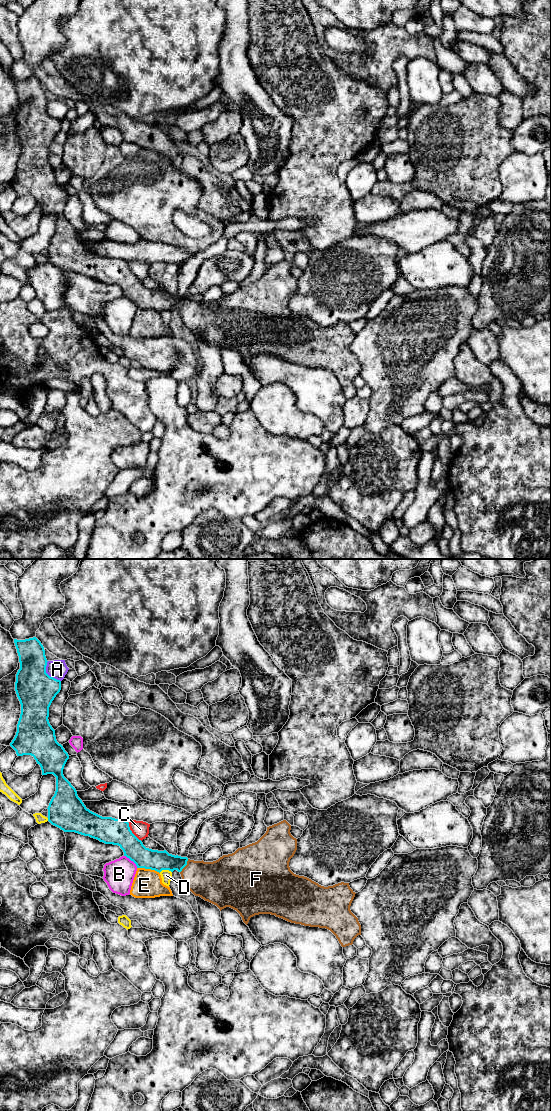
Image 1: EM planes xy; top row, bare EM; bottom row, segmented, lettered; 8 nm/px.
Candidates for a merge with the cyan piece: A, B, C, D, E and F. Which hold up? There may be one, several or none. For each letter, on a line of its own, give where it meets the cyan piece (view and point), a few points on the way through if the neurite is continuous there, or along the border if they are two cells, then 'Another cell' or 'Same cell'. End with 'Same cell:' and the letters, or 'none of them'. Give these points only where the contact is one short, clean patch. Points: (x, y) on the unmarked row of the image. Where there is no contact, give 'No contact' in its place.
A: Touches cyan at xy (47, 114). Another cell
B: Touches cyan at xy (131, 300). Another cell
C: Touches cyan at xy (131, 272). Another cell
D: Touches cyan at xy (165, 309). Another cell
E: Touches cyan at xy (148, 308). Another cell
F: Touches cyan at xy (185, 305). Path across: xy (156, 300), (177, 302), (185, 305), (196, 315), (211, 321). Same cell
Same cell: F

